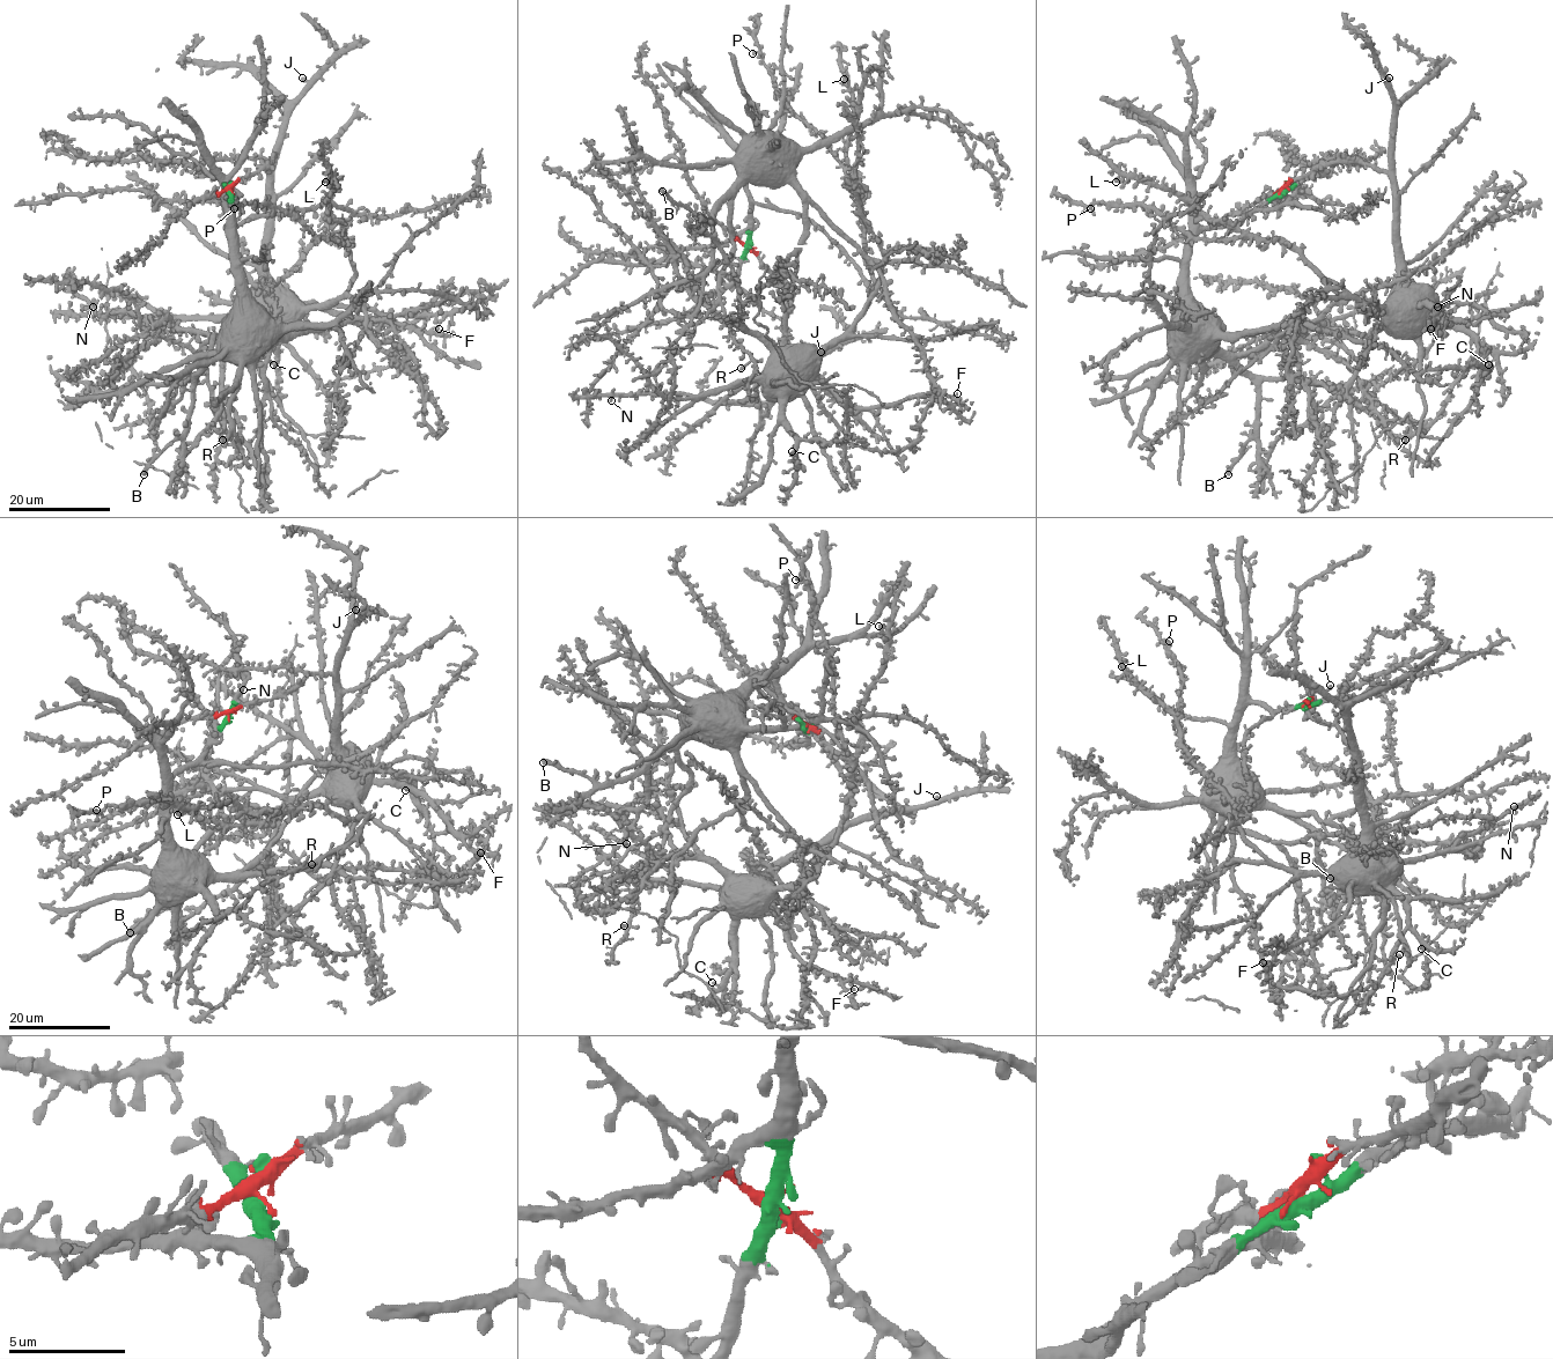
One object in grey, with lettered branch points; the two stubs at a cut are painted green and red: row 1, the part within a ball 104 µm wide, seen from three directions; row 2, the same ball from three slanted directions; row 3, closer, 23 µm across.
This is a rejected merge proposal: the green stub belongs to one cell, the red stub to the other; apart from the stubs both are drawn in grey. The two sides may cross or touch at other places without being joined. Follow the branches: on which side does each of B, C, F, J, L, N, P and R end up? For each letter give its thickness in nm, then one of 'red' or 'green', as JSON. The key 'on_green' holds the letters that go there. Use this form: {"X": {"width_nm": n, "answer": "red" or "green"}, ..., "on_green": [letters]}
{"B": {"width_nm": 550, "answer": "green"}, "C": {"width_nm": 200, "answer": "red"}, "F": {"width_nm": 180, "answer": "red"}, "J": {"width_nm": 400, "answer": "red"}, "L": {"width_nm": 300, "answer": "red"}, "N": {"width_nm": 200, "answer": "red"}, "P": {"width_nm": 240, "answer": "red"}, "R": {"width_nm": 440, "answer": "green"}, "on_green": ["B", "R"]}

